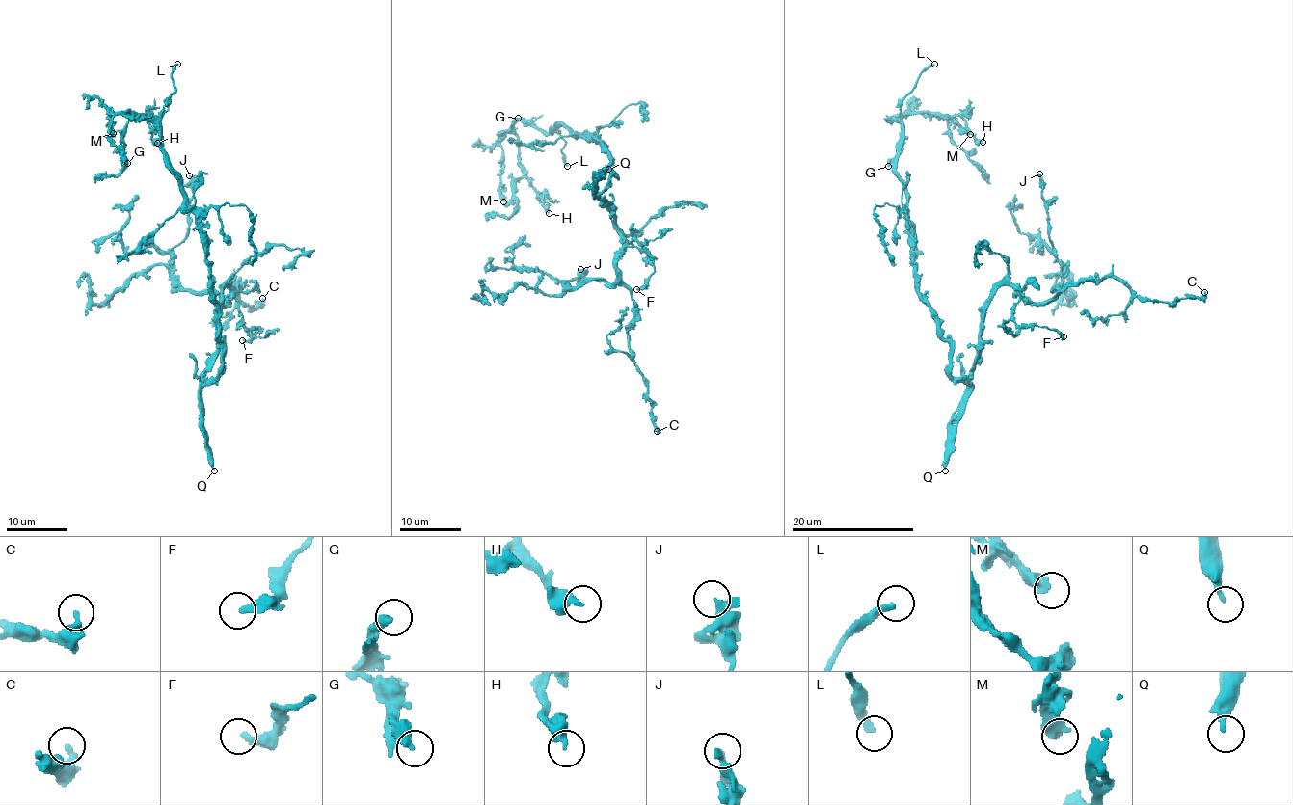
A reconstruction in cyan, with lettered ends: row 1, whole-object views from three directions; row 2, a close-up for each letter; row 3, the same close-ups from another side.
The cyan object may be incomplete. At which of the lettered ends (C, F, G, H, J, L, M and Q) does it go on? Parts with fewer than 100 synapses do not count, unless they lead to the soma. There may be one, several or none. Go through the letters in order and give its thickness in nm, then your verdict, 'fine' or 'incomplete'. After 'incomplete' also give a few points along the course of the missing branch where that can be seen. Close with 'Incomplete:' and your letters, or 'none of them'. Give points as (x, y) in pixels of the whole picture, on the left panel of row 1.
C: calibre 220 nm; fine
F: calibre 260 nm; fine
G: calibre 400 nm; fine
H: calibre 400 nm; fine
J: calibre 240 nm; fine
L: calibre 260 nm; incomplete; course (177, 64), (189, 112), (59, 206), (56, 224), (84, 270), (124, 281), (136, 291), (161, 283), (186, 313)
M: calibre 480 nm; fine
Q: calibre 220 nm; fine
Incomplete: L

